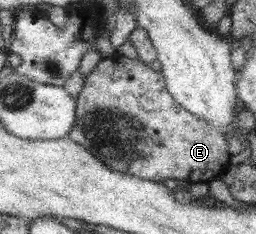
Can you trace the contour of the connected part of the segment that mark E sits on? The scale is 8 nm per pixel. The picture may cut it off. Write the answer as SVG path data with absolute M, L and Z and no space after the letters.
M117 53L108 59L101 58L100 62L90 71L90 74L85 77L85 84L77 98L77 121L68 136L73 141L84 145L85 149L91 150L101 161L107 162L109 166L112 166L113 169L121 173L131 173L135 177L148 178L151 181L159 181L161 184L163 184L165 179L191 181L191 183L201 183L201 181L205 181L205 183L207 183L222 177L223 171L233 161L232 156L228 153L228 140L221 129L216 128L213 124L210 124L209 121L202 120L199 116L185 109L168 90L164 73L162 71L158 73L157 71L153 71L149 64L141 62L140 59L127 59L127 57L123 57L123 55Z

